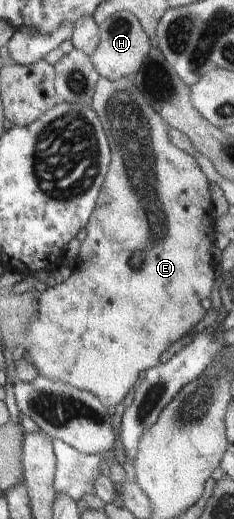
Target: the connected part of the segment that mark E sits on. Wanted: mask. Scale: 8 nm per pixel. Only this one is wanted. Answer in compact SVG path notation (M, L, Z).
M102 76L98 77L91 107L100 116L110 148L112 148L112 164L108 170L108 176L104 180L98 194L98 200L94 212L86 226L86 238L81 242L78 260L71 276L54 287L47 287L39 297L37 315L30 319L25 330L26 357L34 364L36 370L42 376L50 380L60 380L64 384L70 384L74 388L90 392L105 406L116 406L124 400L124 397L134 386L142 372L158 366L160 356L175 342L187 335L200 320L206 316L207 310L200 305L202 298L210 298L216 277L214 276L216 260L210 254L214 246L215 231L214 208L211 203L210 183L197 160L186 152L178 149L168 136L168 126L164 125L163 118L158 114L142 96L142 93L134 86L133 76L124 76L120 80L112 81Z

